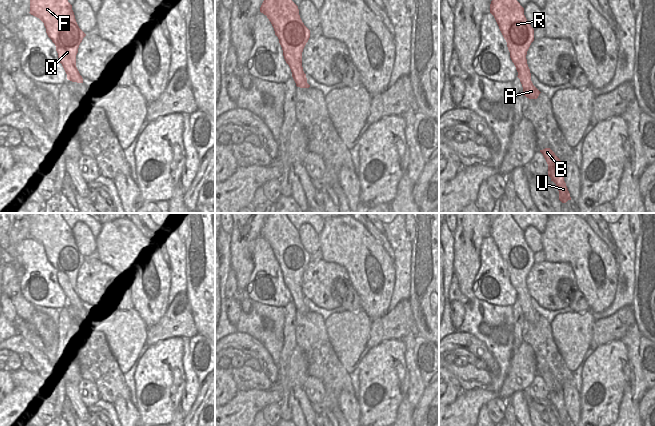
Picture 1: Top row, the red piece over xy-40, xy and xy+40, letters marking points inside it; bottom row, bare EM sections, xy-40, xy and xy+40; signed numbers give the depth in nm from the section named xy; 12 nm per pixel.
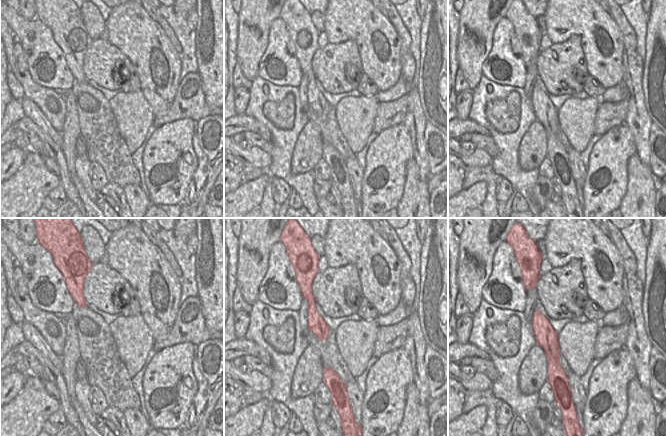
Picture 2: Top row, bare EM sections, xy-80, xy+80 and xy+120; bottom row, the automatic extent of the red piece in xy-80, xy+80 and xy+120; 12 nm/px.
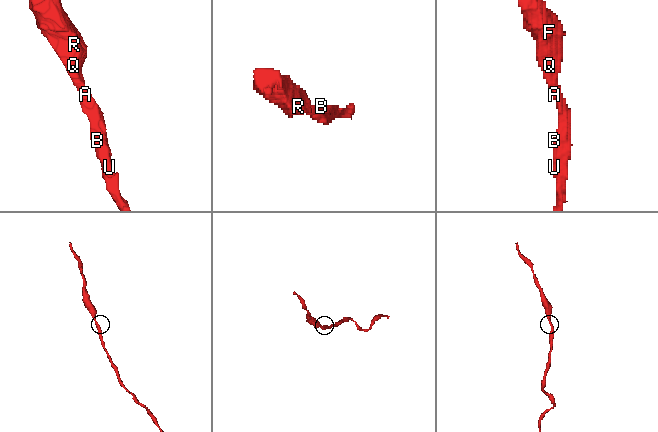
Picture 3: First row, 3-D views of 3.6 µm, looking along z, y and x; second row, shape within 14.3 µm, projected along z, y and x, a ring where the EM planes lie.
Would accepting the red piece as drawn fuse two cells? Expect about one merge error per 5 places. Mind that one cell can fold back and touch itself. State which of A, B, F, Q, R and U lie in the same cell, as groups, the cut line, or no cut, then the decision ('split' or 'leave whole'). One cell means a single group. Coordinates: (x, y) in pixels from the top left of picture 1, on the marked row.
A B F Q R U | no cut | leave whole

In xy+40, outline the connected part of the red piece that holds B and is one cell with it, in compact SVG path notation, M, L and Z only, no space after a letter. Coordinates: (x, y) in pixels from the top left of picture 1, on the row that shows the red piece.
M550 148L540 150L548 164L548 176L556 184L559 191L559 200L566 203L571 200L570 193L564 181L563 163Z

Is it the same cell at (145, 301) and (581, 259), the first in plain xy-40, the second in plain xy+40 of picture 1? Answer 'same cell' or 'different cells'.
same cell

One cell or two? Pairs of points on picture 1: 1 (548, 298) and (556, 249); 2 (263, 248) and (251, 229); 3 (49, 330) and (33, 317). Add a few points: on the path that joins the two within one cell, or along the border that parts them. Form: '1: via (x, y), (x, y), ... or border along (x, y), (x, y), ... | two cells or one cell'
1: border along (545, 260), (568, 263), (574, 276) | two cells
2: border along (260, 236), (255, 239), (252, 261) | two cells
3: via (45, 326), (37, 319) | one cell

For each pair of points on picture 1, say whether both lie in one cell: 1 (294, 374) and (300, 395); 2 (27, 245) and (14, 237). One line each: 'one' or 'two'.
1: two
2: two

